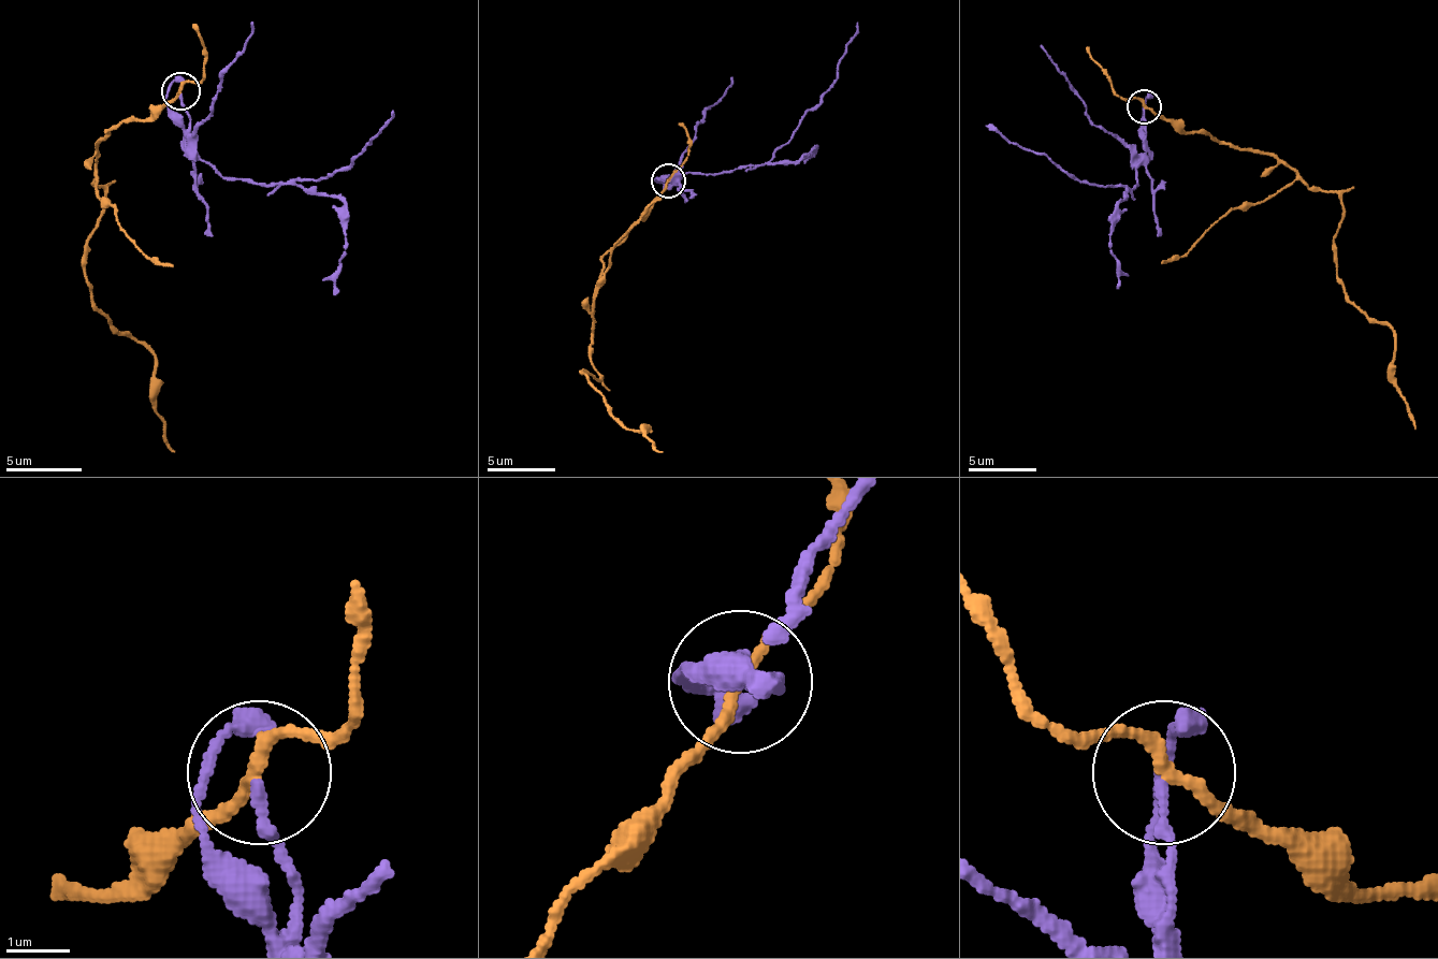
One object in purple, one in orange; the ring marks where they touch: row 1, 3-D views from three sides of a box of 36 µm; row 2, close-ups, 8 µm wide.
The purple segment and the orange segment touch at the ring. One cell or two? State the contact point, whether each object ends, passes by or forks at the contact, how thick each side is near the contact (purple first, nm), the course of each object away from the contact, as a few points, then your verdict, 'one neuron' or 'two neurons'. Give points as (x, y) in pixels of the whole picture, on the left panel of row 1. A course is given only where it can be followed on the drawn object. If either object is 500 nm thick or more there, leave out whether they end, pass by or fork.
place (180, 91); purple ends; orange passes by; calibres 170 and 180 nm; course purple (179, 93), (184, 135), (206, 162), (226, 177), (287, 186), (344, 170), (371, 143), (393, 113); course orange (179, 90), (96, 147), (103, 212), (84, 280), (149, 353), (176, 452); two neurons

